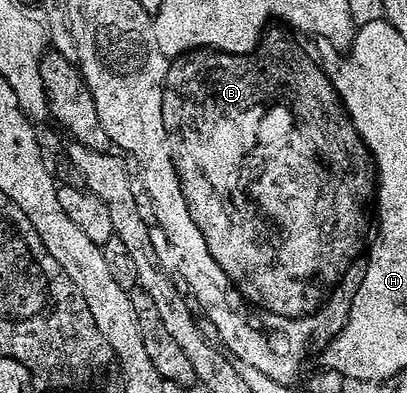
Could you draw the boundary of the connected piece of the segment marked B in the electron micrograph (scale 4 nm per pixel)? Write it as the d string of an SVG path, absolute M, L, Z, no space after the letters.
M272 27L265 29L256 47L250 52L233 54L207 48L193 48L191 52L182 52L175 57L164 80L162 126L165 127L169 153L172 155L178 181L181 182L190 217L202 232L211 257L218 262L218 266L227 274L233 286L248 304L265 313L288 317L310 316L321 311L329 293L347 274L347 268L361 259L369 243L370 233L374 228L378 173L371 150L364 145L364 139L352 124L352 119L349 118L335 86L324 73L323 67L303 52L303 43L296 42L280 29Z

